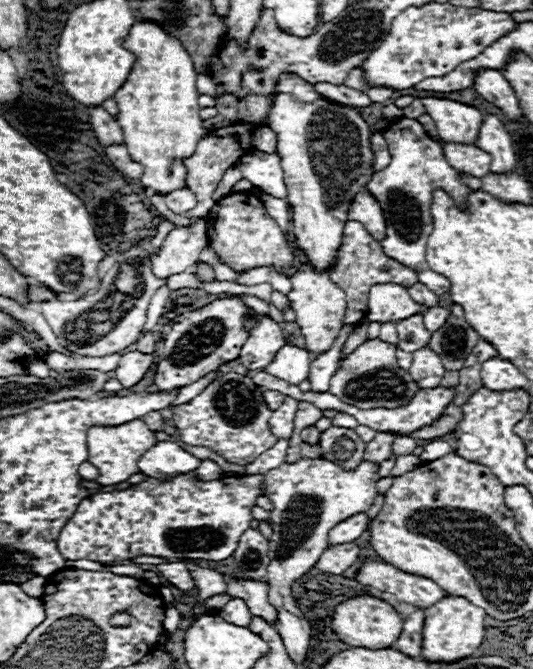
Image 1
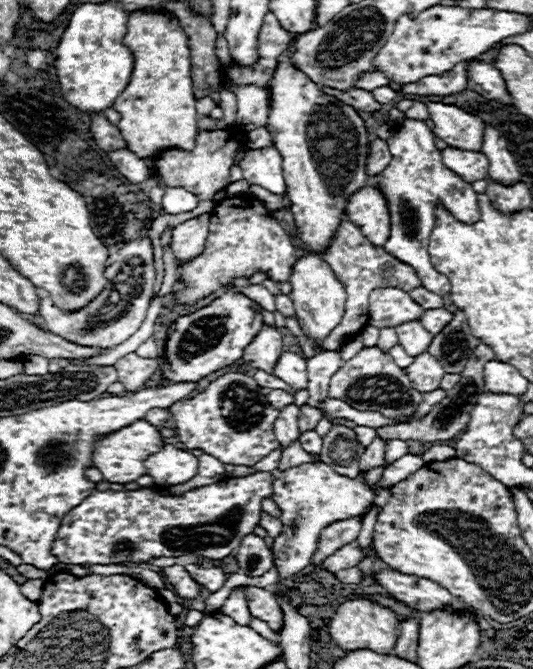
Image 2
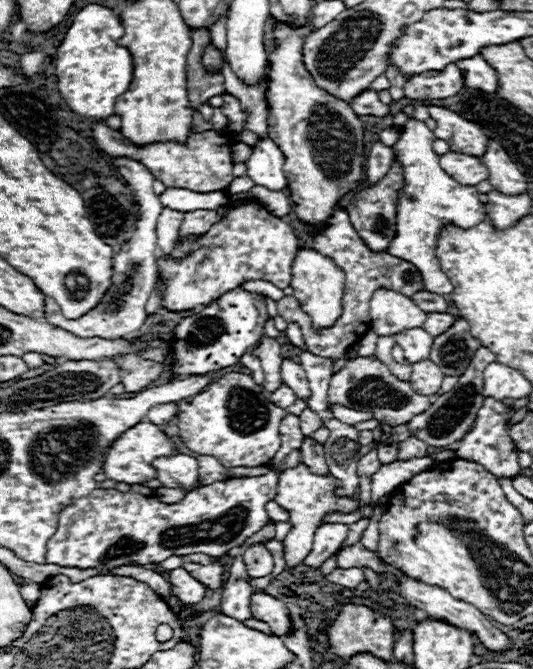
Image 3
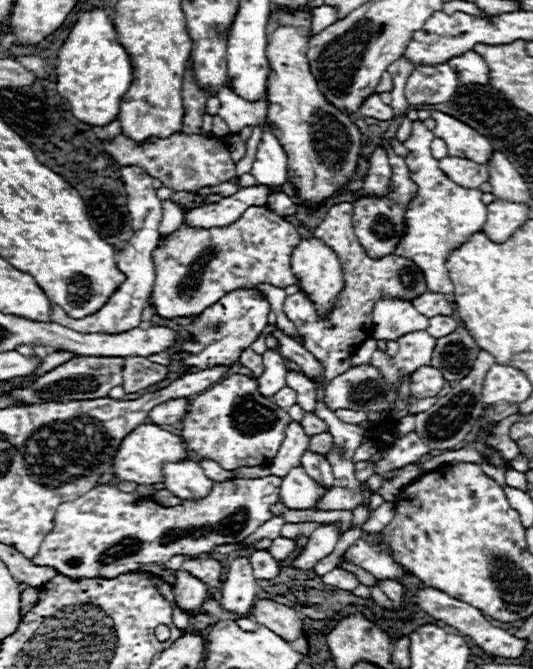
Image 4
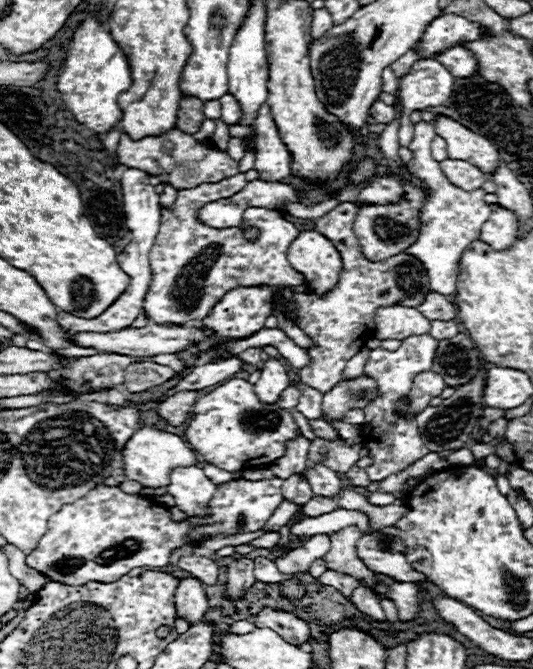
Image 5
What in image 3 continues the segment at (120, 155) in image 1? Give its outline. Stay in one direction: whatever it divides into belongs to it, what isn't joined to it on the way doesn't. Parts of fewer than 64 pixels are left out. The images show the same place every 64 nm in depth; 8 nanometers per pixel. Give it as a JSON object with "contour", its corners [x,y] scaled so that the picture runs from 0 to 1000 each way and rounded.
{"contour":[[[225,236],[225,239],[218,239],[218,248],[248,284],[259,326],[255,326],[251,353],[214,383],[214,422],[210,422],[206,433],[195,439],[191,451],[176,463],[169,463],[165,469],[158,469],[146,478],[120,475],[109,454],[98,445],[86,445],[86,478],[101,487],[116,487],[120,493],[131,493],[135,499],[146,499],[150,505],[176,505],[176,502],[184,502],[184,505],[236,505],[236,502],[251,499],[255,493],[263,493],[263,487],[274,478],[274,466],[270,466],[274,448],[281,445],[289,425],[293,425],[293,416],[296,416],[293,332],[296,332],[300,317],[304,317],[304,305],[285,284],[289,263],[281,260],[281,254],[274,254],[274,248],[266,248],[263,242],[251,242],[251,239]]]}

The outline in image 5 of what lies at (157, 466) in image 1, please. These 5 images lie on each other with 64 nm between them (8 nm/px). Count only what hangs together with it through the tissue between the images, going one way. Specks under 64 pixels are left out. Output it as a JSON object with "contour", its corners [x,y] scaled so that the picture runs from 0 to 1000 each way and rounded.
{"contour":[[[371,697],[334,700],[319,709],[315,738],[326,741],[330,756],[349,771],[390,774],[394,747],[405,735],[405,726],[383,712],[383,703]]]}

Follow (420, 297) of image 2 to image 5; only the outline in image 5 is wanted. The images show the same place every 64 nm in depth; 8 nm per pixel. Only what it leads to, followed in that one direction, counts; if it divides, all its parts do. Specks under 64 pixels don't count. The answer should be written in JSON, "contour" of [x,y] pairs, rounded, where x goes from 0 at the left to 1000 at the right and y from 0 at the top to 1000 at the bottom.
{"contour":[[[818,436],[799,439],[799,451],[792,451],[784,463],[799,469],[799,475],[807,478],[852,478],[856,475],[856,457],[841,451],[837,442],[818,439]]]}

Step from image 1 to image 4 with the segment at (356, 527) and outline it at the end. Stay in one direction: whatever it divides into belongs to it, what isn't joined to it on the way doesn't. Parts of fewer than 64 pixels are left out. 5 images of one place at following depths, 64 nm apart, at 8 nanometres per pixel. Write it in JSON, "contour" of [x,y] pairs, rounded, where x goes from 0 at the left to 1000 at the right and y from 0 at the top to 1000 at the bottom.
{"contour":[[[604,786],[604,789],[597,789],[597,792],[582,801],[574,819],[570,819],[559,831],[540,834],[537,843],[548,846],[548,849],[563,849],[563,852],[582,852],[582,849],[589,849],[589,843],[593,843],[597,837],[604,837],[608,831],[615,831],[615,828],[627,822],[638,798],[642,798],[642,792],[634,792],[634,789],[627,789],[627,786]]]}

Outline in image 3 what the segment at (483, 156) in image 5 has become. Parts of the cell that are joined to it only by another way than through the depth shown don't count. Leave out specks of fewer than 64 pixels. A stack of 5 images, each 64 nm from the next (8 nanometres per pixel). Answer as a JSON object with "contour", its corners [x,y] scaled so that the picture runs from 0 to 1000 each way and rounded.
{"contour":[[[803,158],[803,167],[818,179],[814,203],[841,212],[848,227],[897,236],[912,230],[916,206],[897,188],[889,188],[889,182],[874,182],[867,173],[822,158]]]}

